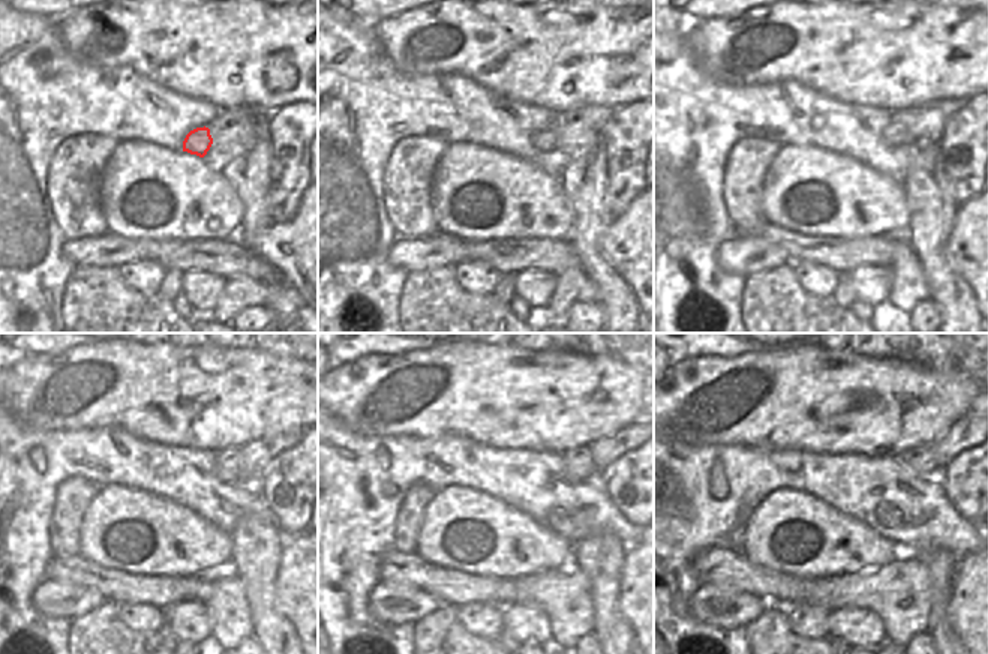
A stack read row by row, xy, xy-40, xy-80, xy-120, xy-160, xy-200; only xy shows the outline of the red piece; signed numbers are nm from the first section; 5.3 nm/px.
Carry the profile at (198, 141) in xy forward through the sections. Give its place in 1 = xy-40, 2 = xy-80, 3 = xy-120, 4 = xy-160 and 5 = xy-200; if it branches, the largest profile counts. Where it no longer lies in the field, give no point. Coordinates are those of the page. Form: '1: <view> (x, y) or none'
1: xy-40 (543, 140)
2: xy-80 (895, 134)
3: xy-120 (228, 462)
4: xy-160 (577, 462)
5: xy-200 (921, 459)

